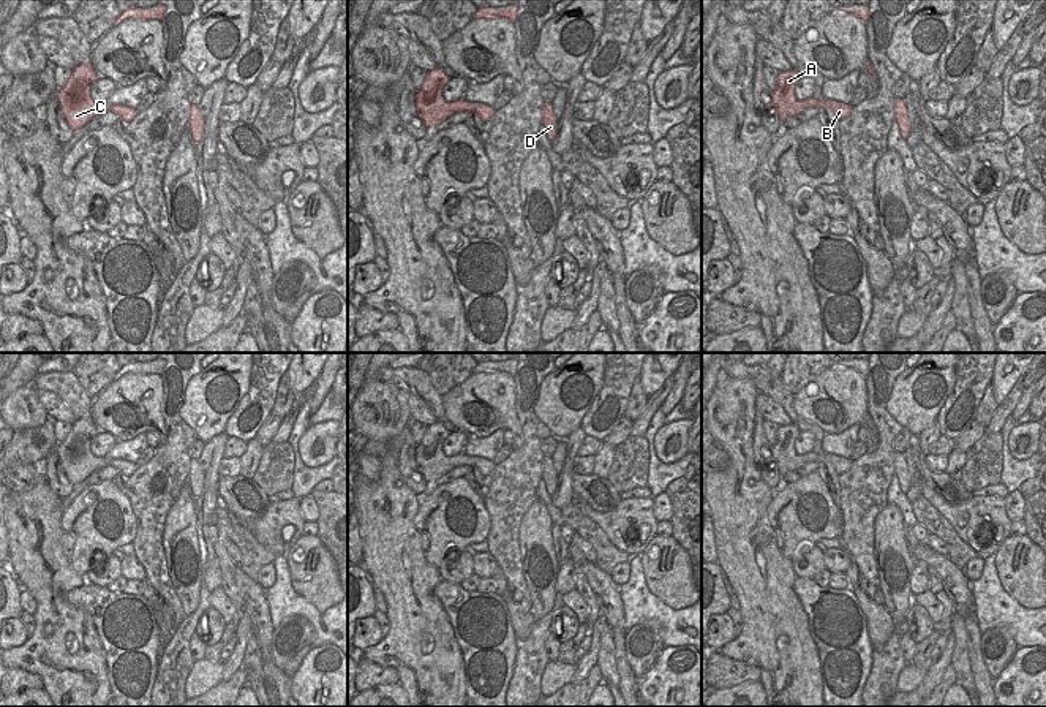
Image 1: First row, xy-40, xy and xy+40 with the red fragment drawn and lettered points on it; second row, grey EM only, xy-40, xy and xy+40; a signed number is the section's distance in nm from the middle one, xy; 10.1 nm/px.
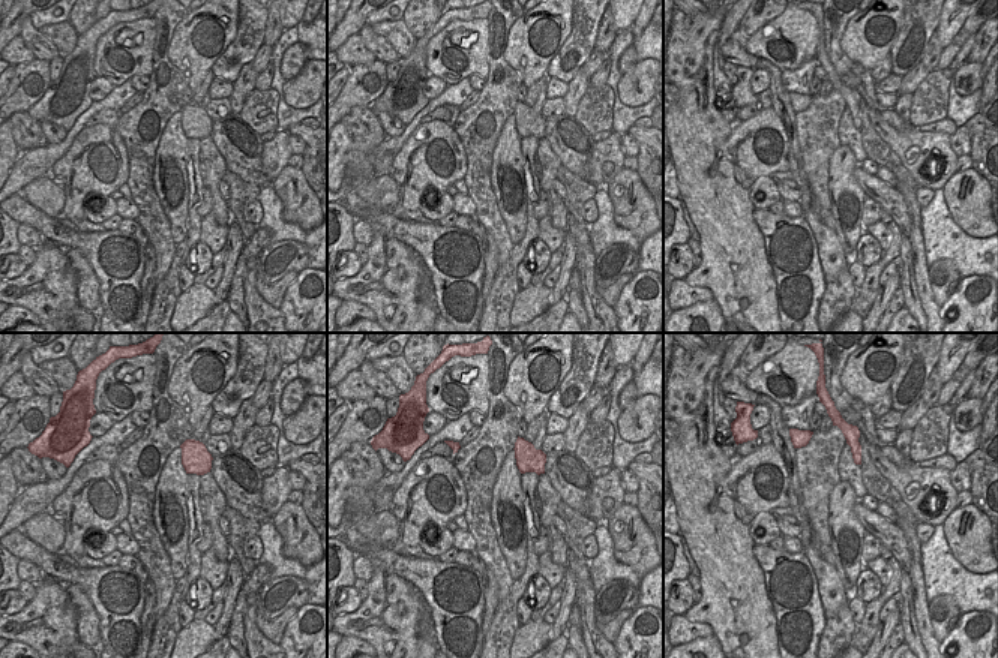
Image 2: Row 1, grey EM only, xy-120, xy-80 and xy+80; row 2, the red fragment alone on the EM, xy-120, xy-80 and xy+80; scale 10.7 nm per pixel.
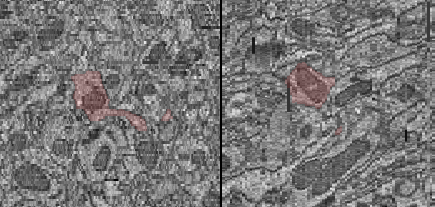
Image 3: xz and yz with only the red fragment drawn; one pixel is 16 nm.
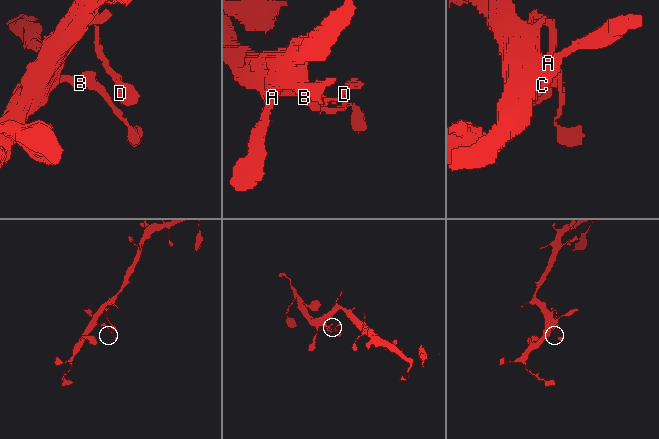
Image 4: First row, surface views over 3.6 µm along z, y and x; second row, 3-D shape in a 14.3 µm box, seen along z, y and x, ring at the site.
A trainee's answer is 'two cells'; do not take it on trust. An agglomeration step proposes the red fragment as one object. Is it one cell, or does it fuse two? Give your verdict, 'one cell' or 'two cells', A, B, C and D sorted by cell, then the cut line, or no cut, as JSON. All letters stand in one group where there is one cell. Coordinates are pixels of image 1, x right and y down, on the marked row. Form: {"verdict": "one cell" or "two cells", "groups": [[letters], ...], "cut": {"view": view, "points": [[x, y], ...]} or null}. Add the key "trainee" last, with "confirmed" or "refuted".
{"verdict": "one cell", "groups": [["A", "B", "C", "D"]], "cut": null, "trainee": "refuted"}

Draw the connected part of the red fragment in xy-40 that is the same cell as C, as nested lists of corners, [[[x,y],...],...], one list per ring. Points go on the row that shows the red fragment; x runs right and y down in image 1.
[[[92,62],[73,68],[65,87],[57,89],[57,101],[66,125],[74,131],[88,123],[93,117],[111,111],[123,123],[130,123],[139,112],[123,104],[95,103],[90,96],[92,84],[100,78]]]

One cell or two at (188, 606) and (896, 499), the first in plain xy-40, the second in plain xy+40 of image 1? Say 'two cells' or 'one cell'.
two cells

